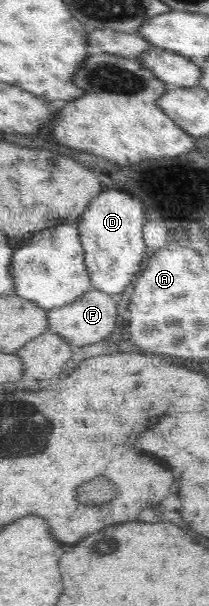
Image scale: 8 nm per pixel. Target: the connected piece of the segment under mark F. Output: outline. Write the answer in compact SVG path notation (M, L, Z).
M93 288L79 296L71 304L49 309L47 321L49 321L51 332L61 334L65 340L69 340L75 346L97 344L97 342L105 340L111 332L115 332L115 324L117 324L117 298Z

